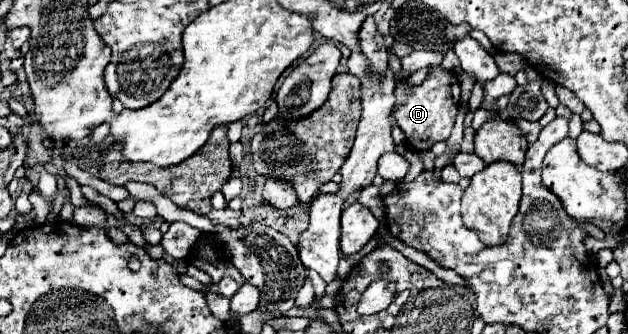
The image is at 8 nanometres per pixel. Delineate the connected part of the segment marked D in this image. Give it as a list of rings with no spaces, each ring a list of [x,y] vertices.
[[[392,56],[390,60],[390,68],[396,76],[396,106],[392,110],[392,118],[396,120],[396,124],[402,128],[402,132],[406,134],[406,142],[422,152],[422,150],[430,150],[436,142],[446,140],[452,132],[456,114],[458,114],[458,104],[460,104],[460,82],[456,78],[456,74],[442,70],[440,66],[432,68],[426,76],[426,80],[420,86],[412,86],[406,78],[400,78],[400,58]]]

